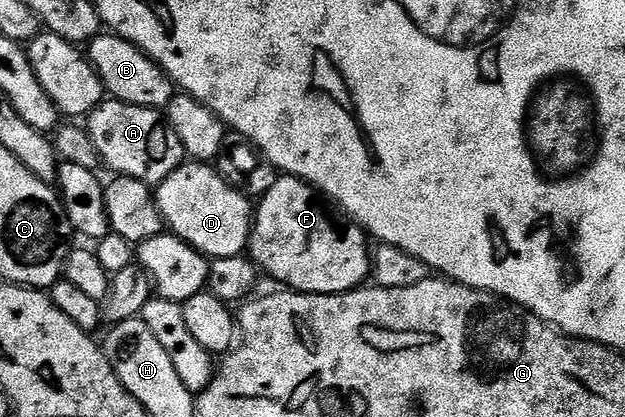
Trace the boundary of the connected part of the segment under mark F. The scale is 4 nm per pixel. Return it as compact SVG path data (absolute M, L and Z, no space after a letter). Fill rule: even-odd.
M291 176L277 177L276 181L269 186L259 199L258 205L254 210L254 221L252 224L252 234L248 237L247 253L250 255L253 263L258 267L261 275L269 274L276 282L285 282L287 289L301 294L345 294L347 290L359 290L369 281L372 272L373 251L368 250L369 235L362 229L357 222L352 221L335 202L324 197L316 187L311 186L309 182L303 182L301 178Z

